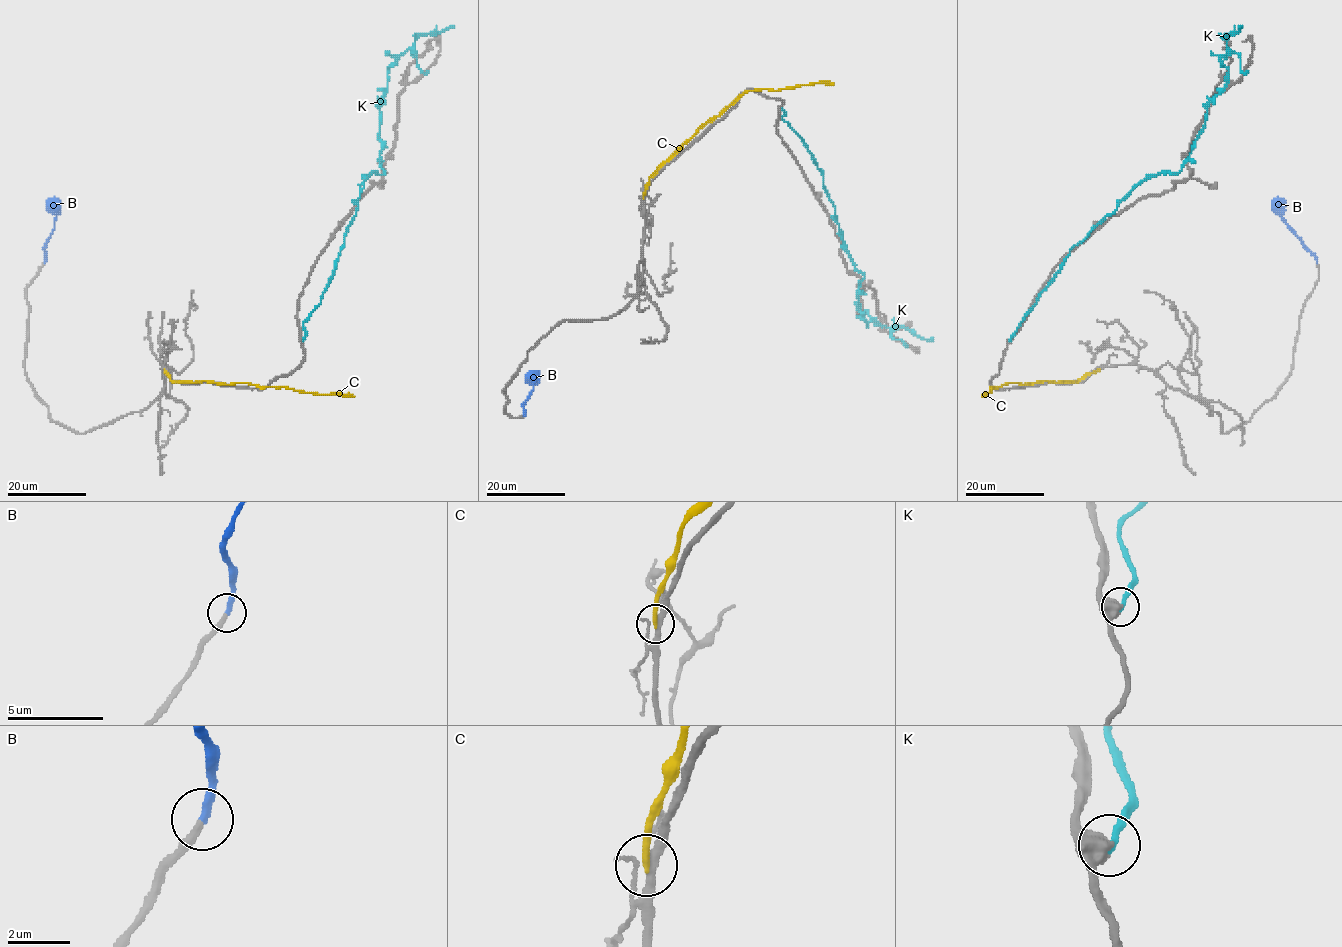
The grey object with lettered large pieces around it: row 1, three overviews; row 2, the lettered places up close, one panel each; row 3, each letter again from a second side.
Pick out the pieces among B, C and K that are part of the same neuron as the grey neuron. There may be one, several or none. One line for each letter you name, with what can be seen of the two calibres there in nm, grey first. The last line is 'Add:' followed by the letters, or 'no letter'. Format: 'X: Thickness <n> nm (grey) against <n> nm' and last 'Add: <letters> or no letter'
B: Thickness 240 nm (grey) against 280 nm
Add: B

